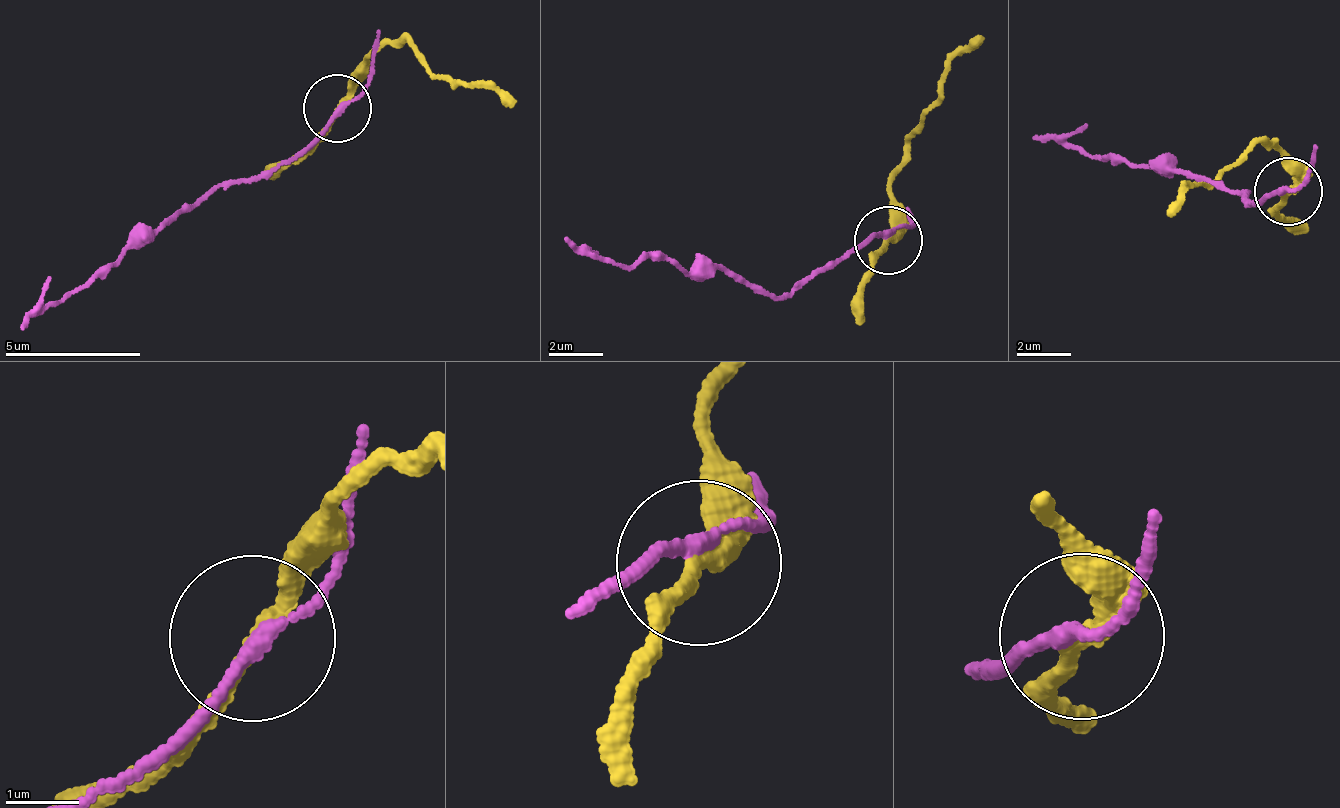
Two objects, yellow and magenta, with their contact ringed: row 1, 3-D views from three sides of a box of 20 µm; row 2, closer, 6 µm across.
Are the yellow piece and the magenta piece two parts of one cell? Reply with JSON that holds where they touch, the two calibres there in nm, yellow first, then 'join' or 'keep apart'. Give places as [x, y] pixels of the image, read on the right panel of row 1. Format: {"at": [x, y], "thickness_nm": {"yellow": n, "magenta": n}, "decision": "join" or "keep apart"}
{"at": [1288, 191], "thickness_nm": {"yellow": 200, "magenta": 180}, "decision": "keep apart"}

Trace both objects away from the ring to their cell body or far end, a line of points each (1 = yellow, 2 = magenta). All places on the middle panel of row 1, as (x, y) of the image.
1: (890, 242), (889, 221), (908, 142), (928, 108), (945, 66), (981, 36)
2: (890, 236), (850, 248), (792, 294), (762, 296), (718, 268), (678, 270), (659, 256), (602, 264), (564, 235)

